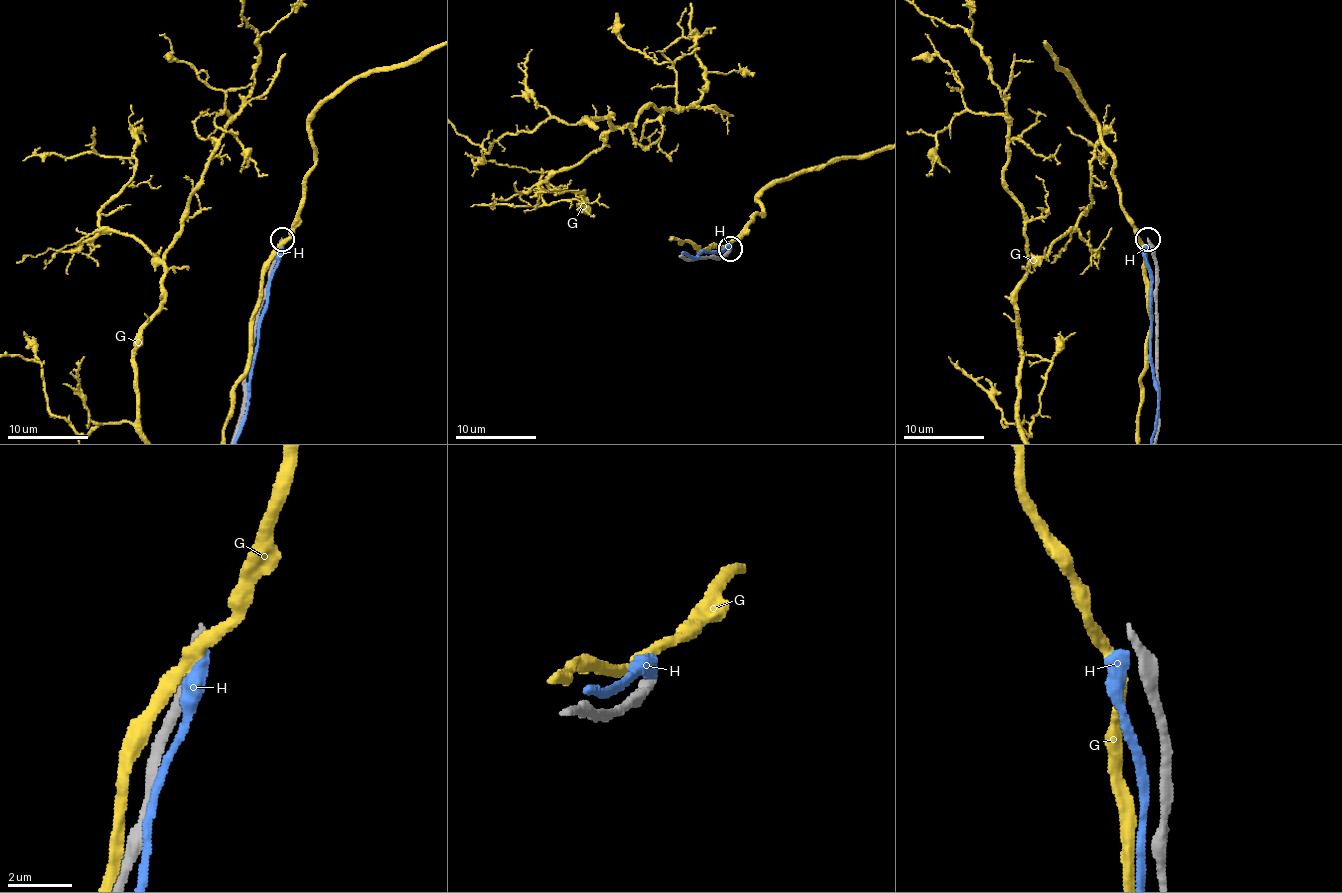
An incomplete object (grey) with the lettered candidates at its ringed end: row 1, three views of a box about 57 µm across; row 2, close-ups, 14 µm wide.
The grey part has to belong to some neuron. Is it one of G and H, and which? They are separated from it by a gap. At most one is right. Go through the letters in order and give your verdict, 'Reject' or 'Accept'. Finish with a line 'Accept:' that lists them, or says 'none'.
G: Reject
H: Reject
Accept: none

